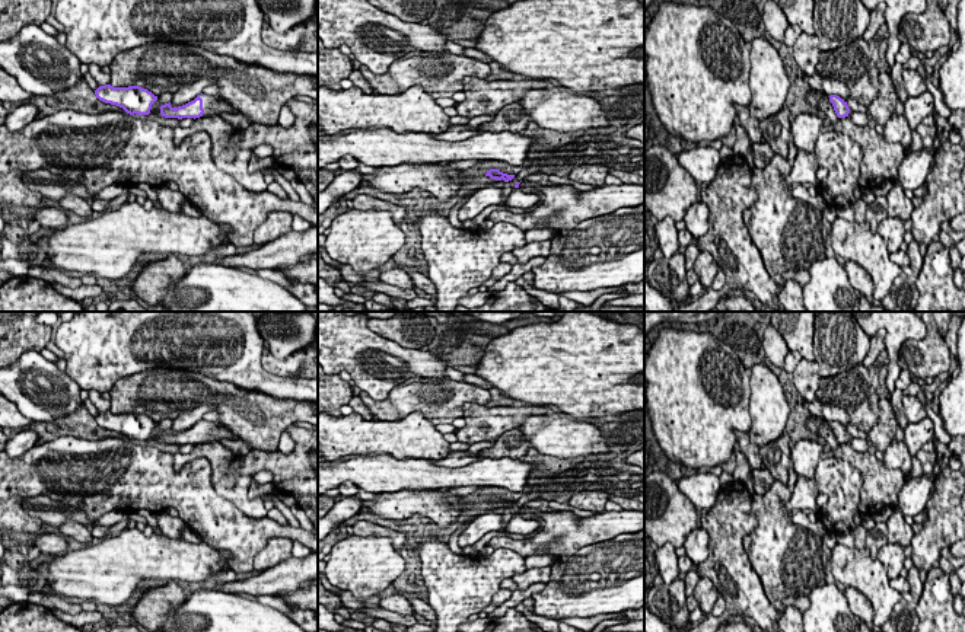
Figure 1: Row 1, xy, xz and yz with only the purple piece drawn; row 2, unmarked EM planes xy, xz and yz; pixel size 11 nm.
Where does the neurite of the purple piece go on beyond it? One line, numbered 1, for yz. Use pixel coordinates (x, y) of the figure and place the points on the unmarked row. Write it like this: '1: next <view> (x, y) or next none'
1: next none

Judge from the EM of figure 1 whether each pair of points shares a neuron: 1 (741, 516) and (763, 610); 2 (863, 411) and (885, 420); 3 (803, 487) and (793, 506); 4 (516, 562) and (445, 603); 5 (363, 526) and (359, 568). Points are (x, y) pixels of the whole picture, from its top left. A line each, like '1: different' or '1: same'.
1: same
2: different
3: same
4: same
5: different

